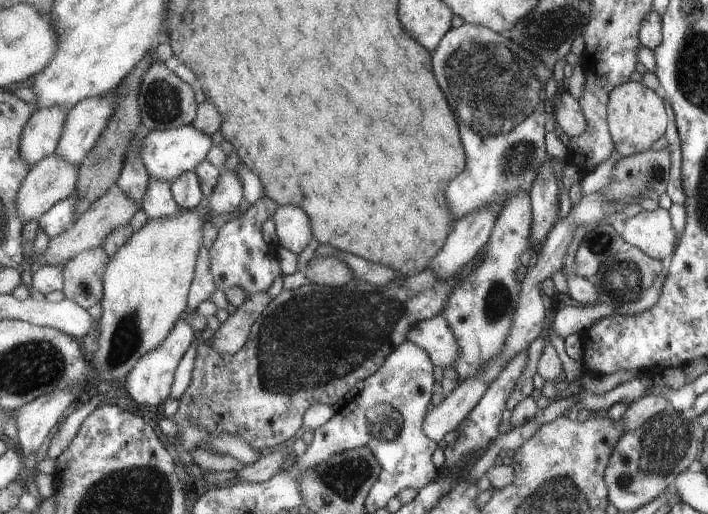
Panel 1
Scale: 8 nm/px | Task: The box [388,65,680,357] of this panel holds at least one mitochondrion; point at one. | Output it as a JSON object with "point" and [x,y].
{"point":[622,280]}

